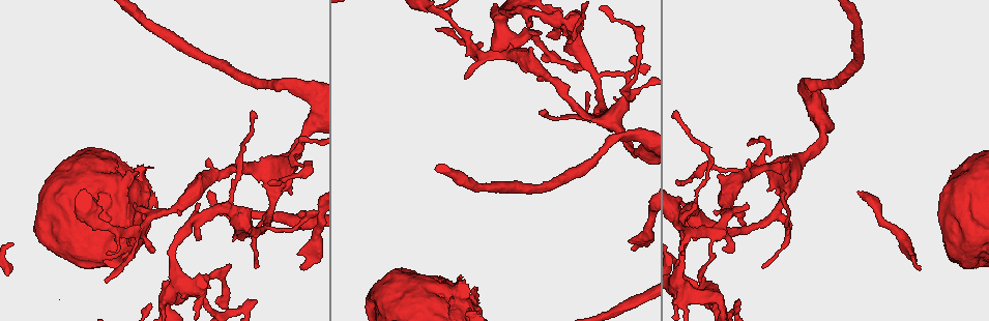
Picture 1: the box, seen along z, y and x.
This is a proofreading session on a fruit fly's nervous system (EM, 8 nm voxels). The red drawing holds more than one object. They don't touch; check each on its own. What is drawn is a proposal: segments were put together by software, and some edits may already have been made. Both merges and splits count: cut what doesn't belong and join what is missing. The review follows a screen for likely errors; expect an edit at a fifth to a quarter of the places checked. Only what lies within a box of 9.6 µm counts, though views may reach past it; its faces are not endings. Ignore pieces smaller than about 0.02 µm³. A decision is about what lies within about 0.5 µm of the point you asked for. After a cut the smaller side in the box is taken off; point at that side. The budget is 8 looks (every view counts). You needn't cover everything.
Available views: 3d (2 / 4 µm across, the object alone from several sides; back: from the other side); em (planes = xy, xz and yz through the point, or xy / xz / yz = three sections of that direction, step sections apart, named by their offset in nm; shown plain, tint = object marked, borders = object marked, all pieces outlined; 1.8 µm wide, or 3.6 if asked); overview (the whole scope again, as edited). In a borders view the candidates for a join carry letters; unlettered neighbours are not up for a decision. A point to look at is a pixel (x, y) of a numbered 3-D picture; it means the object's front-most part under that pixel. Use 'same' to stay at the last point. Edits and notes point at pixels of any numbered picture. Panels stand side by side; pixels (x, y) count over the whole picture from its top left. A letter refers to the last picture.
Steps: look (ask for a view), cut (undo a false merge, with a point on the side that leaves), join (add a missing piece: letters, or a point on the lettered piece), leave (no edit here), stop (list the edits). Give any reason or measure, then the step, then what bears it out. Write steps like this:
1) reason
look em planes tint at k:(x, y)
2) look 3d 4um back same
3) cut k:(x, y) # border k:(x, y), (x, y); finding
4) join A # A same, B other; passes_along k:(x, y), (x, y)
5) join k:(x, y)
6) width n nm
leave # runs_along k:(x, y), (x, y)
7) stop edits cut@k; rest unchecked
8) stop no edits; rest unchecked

sudden change in width
look em 3.6um xz step 16 tint at 1:(204, 299)

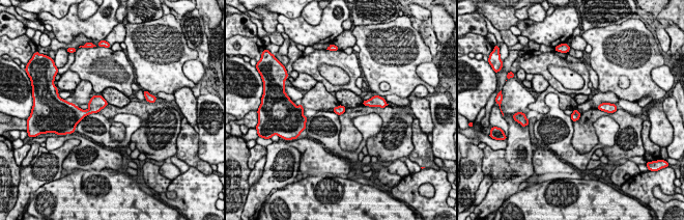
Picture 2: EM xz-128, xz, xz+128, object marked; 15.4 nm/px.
look em 3.6um xz step 16 borders same

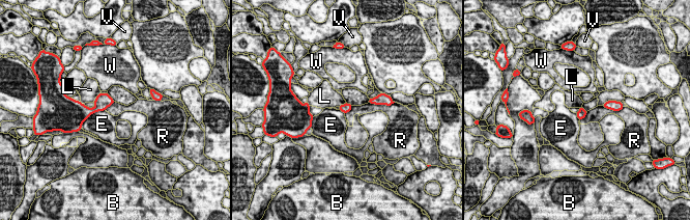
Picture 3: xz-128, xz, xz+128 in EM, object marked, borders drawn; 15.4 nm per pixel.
width 30 nm
leave # B other, E other, L other, R other, V other, W other; border 3:(368, 103), (382, 105); one neuron here

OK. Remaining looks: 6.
stops while still wide
look em 3.6um planes borders at 1:(468, 290)

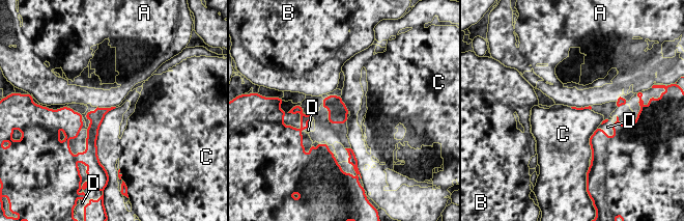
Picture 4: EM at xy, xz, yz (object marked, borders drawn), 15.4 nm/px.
leave # A other, B other, C other, D other; runs_along 4:(590, 107), (574, 108); none of them fits

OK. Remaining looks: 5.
sudden change in width
look em 3.6um planes plain at 1:(130, 238)

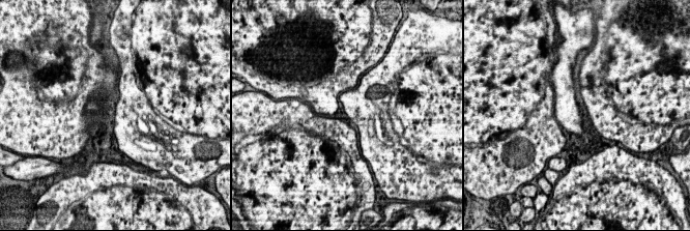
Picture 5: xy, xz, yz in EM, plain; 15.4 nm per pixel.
what lies round it
look em 3.6um planes borders same

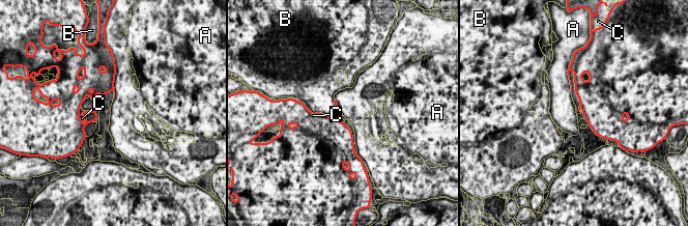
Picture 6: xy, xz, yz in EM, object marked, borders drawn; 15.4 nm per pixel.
leave # A other, B other, C other; border 6:(115, 79), (114, 91); continuous, no second neuron

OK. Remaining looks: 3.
stop no edits; rest unchecked

